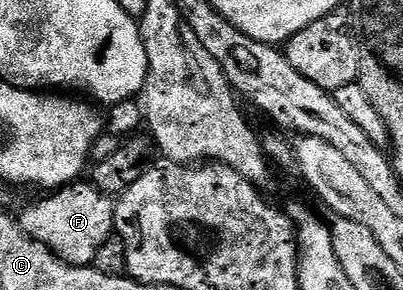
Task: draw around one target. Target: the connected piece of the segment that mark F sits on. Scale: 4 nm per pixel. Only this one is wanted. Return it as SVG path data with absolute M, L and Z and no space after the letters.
M72 183L56 189L50 195L43 195L40 201L35 201L23 214L18 214L19 226L31 235L34 241L56 253L65 263L70 265L94 266L97 251L105 247L105 243L115 233L115 201L109 194L102 193L92 183Z

